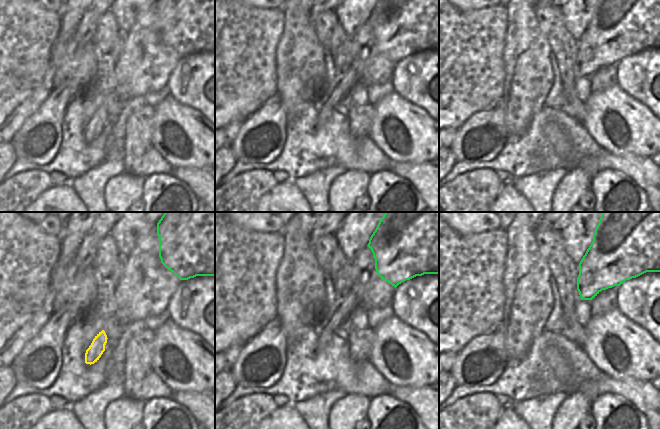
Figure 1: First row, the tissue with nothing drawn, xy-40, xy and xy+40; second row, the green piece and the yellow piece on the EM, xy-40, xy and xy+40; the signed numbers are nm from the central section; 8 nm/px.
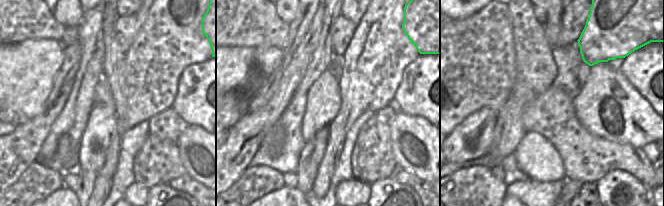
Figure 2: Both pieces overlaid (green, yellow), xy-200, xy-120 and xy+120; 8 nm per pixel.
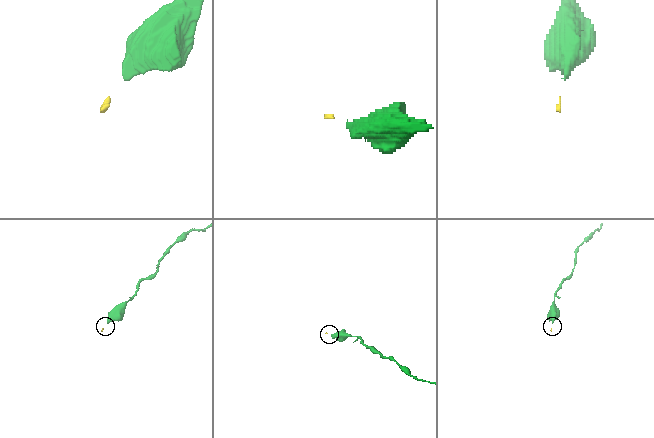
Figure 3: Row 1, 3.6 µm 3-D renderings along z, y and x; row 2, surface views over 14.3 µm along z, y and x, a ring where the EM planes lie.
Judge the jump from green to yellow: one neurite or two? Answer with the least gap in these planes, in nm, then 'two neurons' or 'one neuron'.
700 nm apart; one neuron

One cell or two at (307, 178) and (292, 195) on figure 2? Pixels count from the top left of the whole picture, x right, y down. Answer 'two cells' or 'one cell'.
two cells

